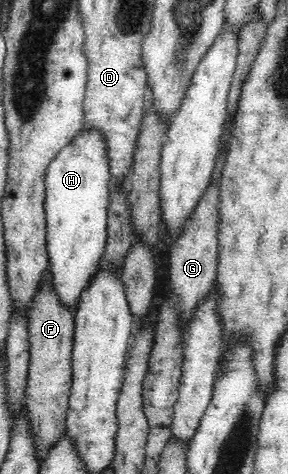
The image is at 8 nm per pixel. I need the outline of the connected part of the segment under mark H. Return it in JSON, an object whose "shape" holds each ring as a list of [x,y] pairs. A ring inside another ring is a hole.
{"shape":[[[98,131],[74,137],[47,167],[44,205],[48,272],[60,303],[74,316],[86,285],[98,273],[105,255],[109,183],[105,137]]]}

